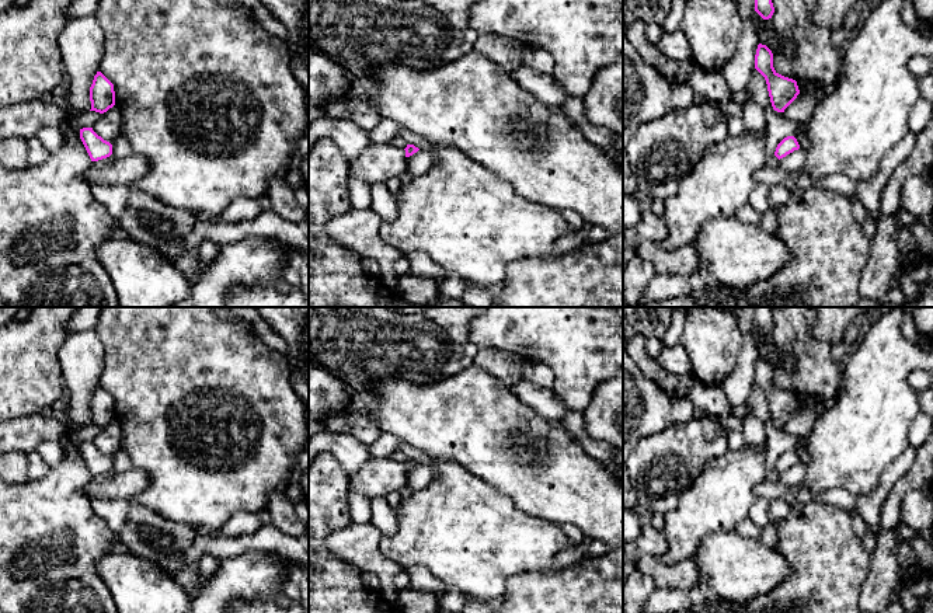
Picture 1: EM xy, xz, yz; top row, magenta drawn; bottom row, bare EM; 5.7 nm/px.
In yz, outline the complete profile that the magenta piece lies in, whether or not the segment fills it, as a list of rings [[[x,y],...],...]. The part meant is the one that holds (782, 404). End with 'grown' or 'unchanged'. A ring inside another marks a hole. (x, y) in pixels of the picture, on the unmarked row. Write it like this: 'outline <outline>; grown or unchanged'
outline [[[759,358],[755,369],[755,383],[765,391],[770,417],[774,425],[784,426],[784,424],[800,408],[797,396],[779,389],[773,382],[773,368],[766,361]]]; unchanged

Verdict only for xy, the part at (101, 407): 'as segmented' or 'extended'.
as segmented

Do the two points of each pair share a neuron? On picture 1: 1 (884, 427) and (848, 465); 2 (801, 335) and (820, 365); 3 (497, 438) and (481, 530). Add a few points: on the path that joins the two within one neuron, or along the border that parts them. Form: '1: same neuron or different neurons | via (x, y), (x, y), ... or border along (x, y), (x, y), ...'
1: same neuron | via (874, 436), (856, 455)
2: same neuron | via (801, 342), (813, 358)
3: different neurons | border along (460, 466), (505, 495), (514, 505)

